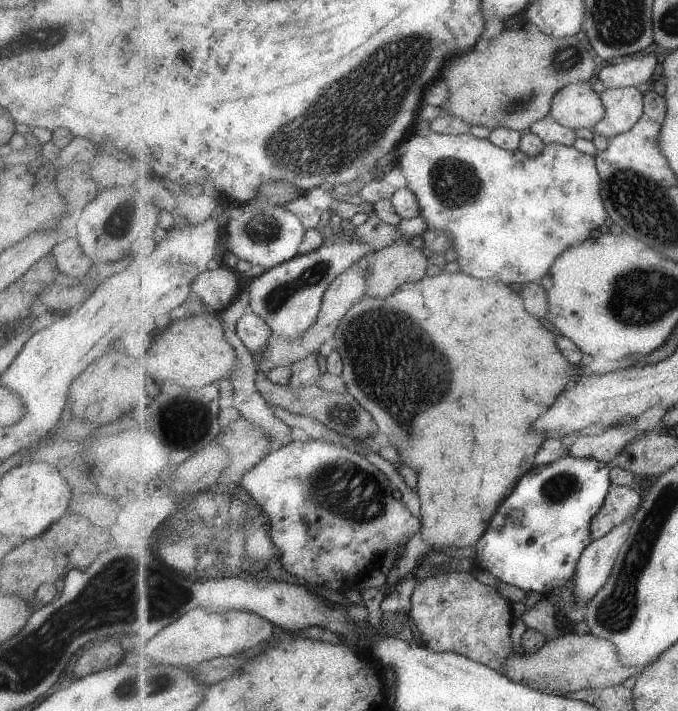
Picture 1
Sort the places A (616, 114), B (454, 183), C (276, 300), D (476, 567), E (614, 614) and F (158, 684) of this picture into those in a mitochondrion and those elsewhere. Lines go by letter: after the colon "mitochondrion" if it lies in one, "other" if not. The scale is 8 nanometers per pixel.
A: other
B: mitochondrion
C: mitochondrion
D: other
E: mitochondrion
F: mitochondrion

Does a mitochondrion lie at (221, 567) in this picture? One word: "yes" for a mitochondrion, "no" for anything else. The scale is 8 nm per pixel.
yes

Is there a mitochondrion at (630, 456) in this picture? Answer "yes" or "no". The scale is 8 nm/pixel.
no

